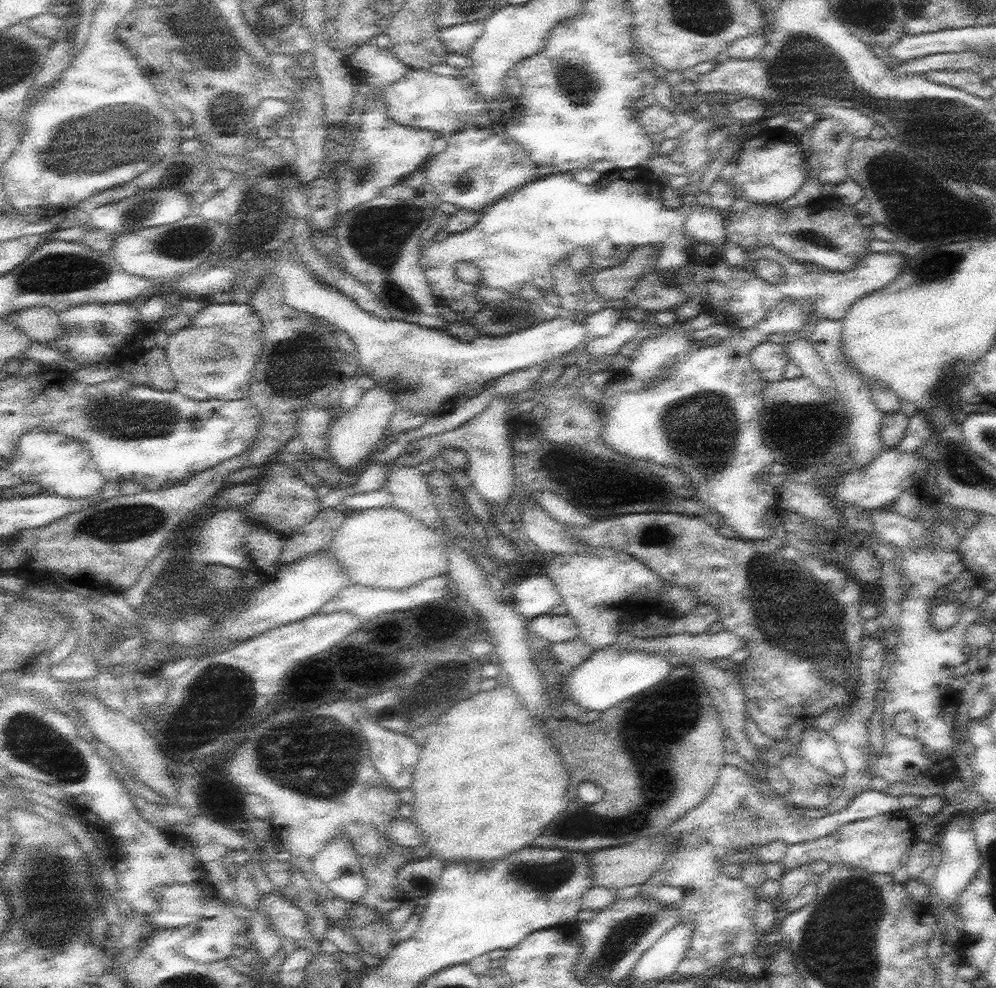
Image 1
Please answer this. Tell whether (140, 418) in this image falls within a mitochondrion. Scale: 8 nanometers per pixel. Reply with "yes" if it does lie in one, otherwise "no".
yes

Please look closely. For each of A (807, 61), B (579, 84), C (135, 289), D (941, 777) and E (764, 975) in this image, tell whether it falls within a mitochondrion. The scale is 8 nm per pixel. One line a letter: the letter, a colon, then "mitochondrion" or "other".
A: mitochondrion
B: mitochondrion
C: other
D: other
E: other

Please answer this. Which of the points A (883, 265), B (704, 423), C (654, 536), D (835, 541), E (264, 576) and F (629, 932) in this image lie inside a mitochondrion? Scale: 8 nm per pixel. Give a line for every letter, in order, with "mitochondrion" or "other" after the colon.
A: other
B: mitochondrion
C: mitochondrion
D: other
E: other
F: mitochondrion

